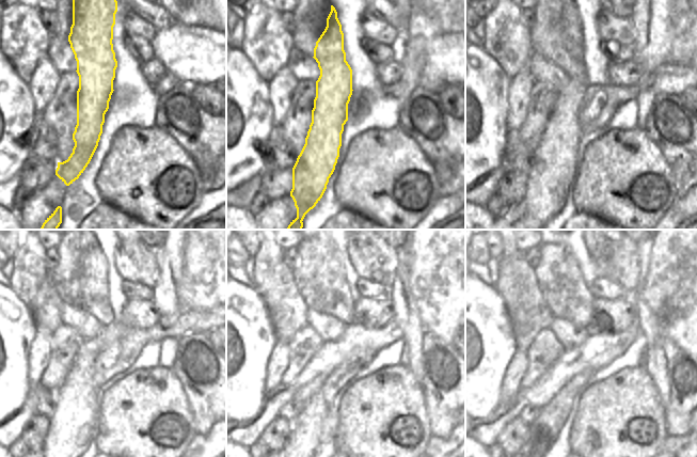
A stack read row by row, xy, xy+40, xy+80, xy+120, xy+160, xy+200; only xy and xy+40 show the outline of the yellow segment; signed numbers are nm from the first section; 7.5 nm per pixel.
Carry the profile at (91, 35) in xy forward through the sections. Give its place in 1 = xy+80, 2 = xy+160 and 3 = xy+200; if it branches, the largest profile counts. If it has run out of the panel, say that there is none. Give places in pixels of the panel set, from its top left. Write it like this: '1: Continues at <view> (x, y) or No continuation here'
1: Continues at xy+80 (549, 180)
2: Continues at xy+160 (303, 443)
3: Continues at xy+200 (543, 431).

